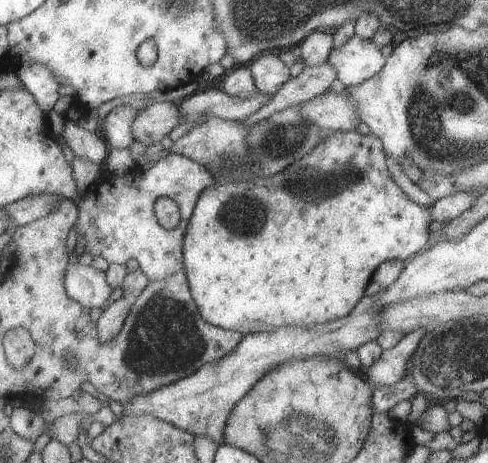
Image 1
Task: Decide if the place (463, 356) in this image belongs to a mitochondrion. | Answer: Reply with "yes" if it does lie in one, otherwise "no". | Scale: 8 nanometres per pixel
yes

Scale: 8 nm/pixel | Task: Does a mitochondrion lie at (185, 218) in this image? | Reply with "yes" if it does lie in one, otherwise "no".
no

